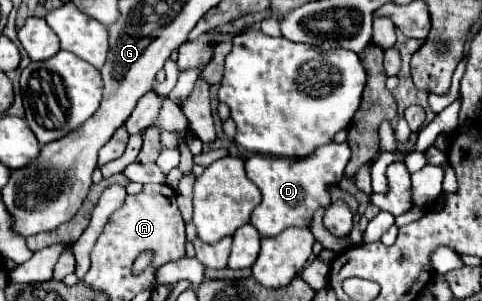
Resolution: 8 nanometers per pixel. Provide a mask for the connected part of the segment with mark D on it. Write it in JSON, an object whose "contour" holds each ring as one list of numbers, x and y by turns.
{"contour":[[331,142,317,148,311,156,291,160,291,158,273,158,273,156,251,156,245,162,247,176,257,184,263,194,261,204,251,214,251,224,259,230,261,236,277,236,279,232,295,226,309,228,315,210,331,204,327,186,337,184,343,176,343,170,351,158,351,148,347,142]]}

